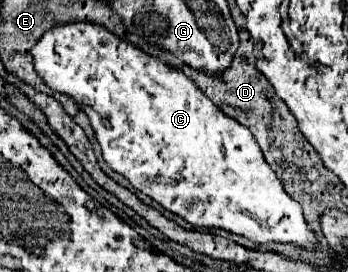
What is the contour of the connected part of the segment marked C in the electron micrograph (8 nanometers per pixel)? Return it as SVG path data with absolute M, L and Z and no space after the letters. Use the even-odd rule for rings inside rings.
M66 23L50 29L34 45L32 55L44 83L54 91L70 95L86 111L106 163L164 209L180 215L194 227L226 229L254 243L276 241L314 247L316 237L304 221L302 207L284 191L280 179L264 161L252 133L216 109L180 71L170 69L162 59L146 55L132 43L92 23Z

